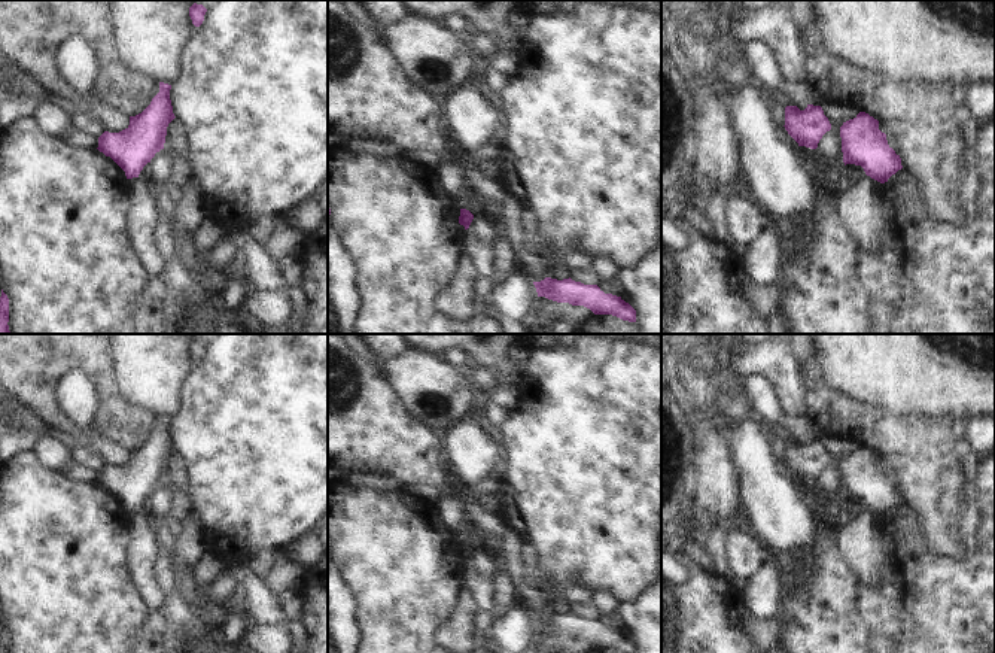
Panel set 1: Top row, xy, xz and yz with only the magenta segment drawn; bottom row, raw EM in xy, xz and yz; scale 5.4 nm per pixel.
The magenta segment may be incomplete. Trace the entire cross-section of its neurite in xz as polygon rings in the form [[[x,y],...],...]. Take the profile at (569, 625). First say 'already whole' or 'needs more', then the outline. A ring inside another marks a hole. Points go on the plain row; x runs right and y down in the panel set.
already whole | [[[545,611],[533,616],[538,631],[545,631],[557,637],[584,640],[594,649],[612,649],[620,653],[636,653],[636,644],[621,631],[605,628],[597,619],[584,619],[570,611],[557,614]]]

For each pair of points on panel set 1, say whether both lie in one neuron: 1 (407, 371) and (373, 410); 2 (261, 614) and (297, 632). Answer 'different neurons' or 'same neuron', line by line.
1: different neurons
2: same neuron

